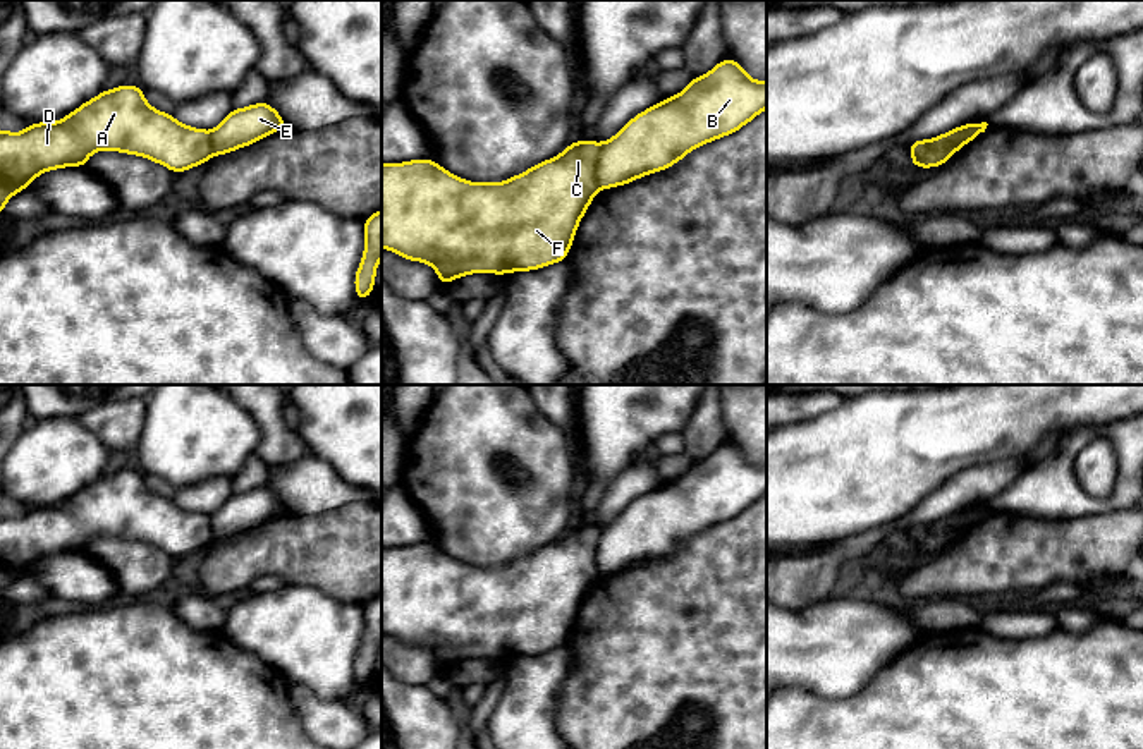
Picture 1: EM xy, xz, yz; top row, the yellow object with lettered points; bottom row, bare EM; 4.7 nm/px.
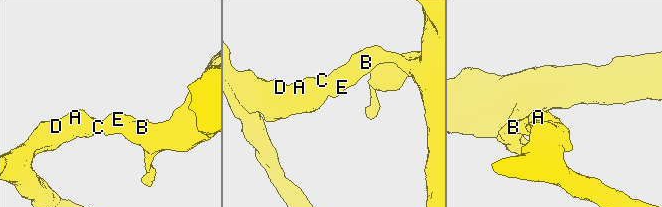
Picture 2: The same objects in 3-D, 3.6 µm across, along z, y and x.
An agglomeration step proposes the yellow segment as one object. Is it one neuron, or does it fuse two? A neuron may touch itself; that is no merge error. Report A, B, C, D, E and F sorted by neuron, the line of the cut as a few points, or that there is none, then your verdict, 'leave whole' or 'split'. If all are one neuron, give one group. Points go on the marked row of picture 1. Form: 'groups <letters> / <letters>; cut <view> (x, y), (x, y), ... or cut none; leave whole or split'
groups A C D F / B E; cut xz (600, 145), (597, 158), (599, 188); split

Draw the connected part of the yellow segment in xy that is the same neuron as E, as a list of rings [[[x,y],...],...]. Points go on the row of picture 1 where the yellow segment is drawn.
[[[268,101],[232,108],[211,131],[213,156],[229,155],[234,149],[251,146],[287,127],[289,124]]]

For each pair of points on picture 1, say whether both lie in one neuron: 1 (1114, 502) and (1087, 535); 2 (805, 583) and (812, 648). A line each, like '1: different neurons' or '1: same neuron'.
1: different neurons
2: different neurons

